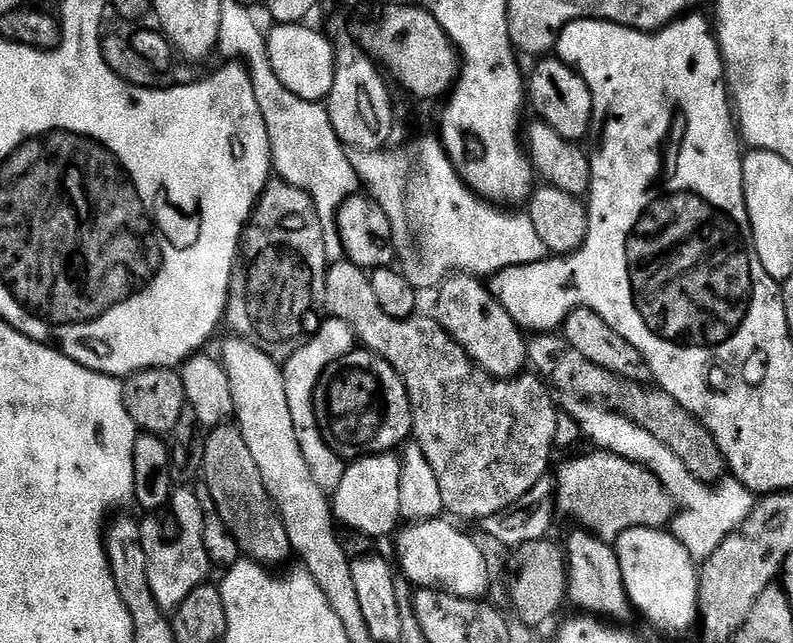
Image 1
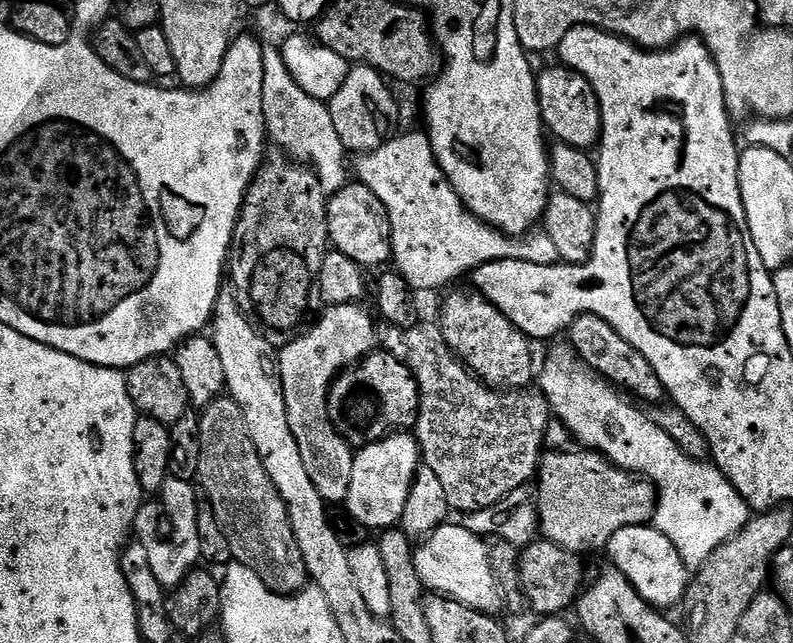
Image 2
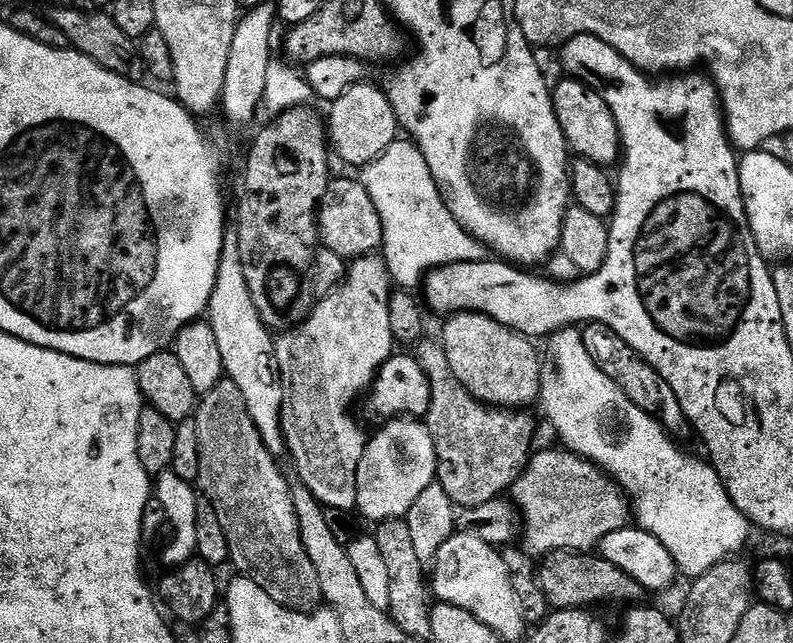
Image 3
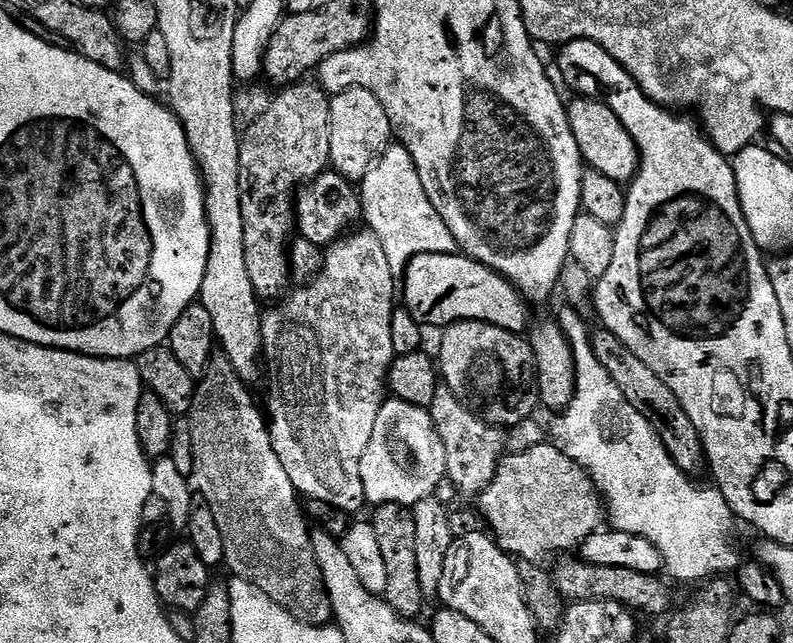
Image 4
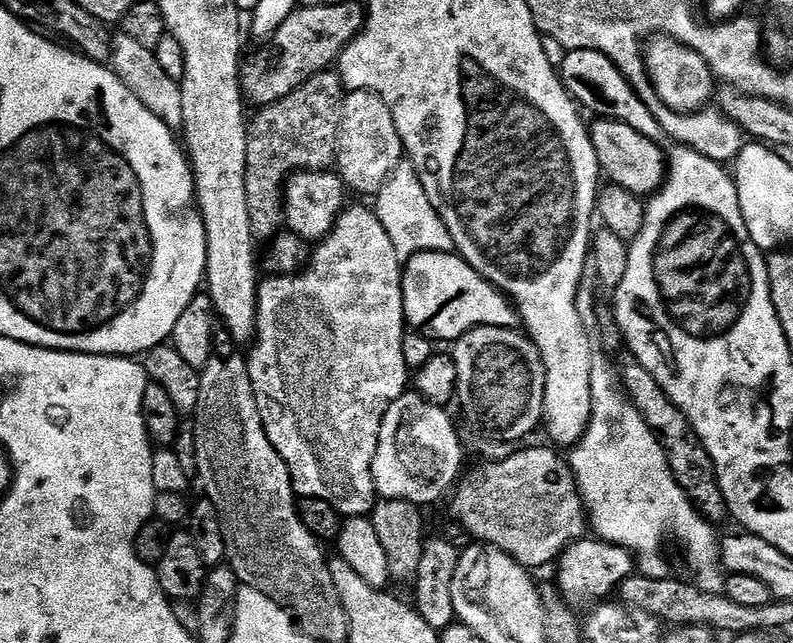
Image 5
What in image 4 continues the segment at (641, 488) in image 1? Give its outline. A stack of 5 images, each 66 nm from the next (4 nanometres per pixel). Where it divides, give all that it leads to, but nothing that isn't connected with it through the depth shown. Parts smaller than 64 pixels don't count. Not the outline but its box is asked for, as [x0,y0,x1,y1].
[478,442,606,565]

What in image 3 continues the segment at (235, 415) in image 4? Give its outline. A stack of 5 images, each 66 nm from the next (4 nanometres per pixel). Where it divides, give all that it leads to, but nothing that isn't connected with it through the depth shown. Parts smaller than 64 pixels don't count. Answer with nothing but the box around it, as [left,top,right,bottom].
[194,379,324,612]

